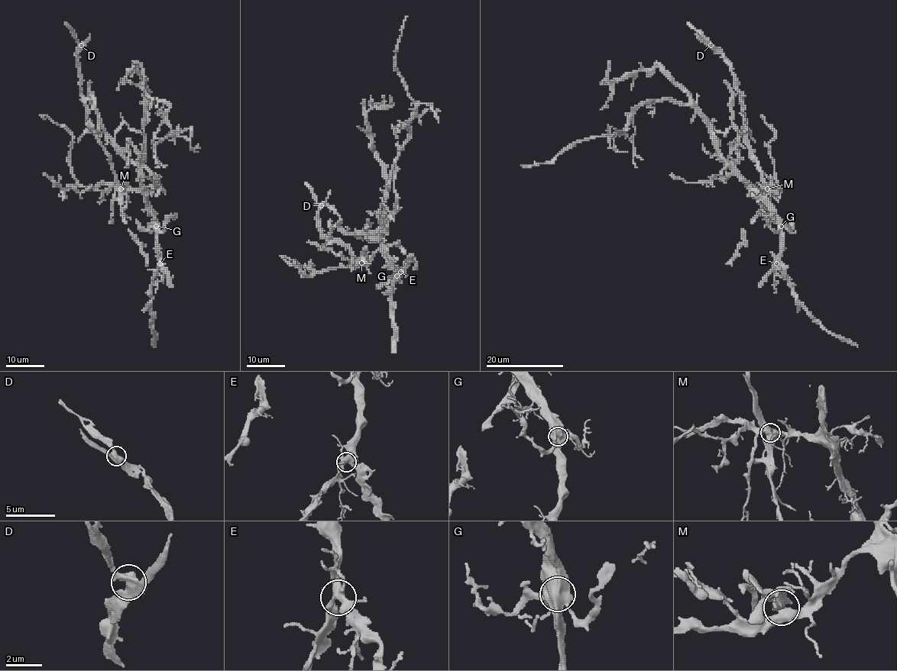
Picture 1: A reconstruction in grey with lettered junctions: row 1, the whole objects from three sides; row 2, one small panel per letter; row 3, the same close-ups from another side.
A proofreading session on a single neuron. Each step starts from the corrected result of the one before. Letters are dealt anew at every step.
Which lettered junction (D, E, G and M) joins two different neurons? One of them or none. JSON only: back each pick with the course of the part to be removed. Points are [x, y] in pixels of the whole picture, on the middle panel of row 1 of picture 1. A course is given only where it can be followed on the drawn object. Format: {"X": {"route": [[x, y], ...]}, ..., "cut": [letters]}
{"M": {"route": [[361, 262], [347, 246], [339, 242], [331, 242], [321, 234], [318, 214], [321, 206], [306, 183]]}, "cut": ["M"]}

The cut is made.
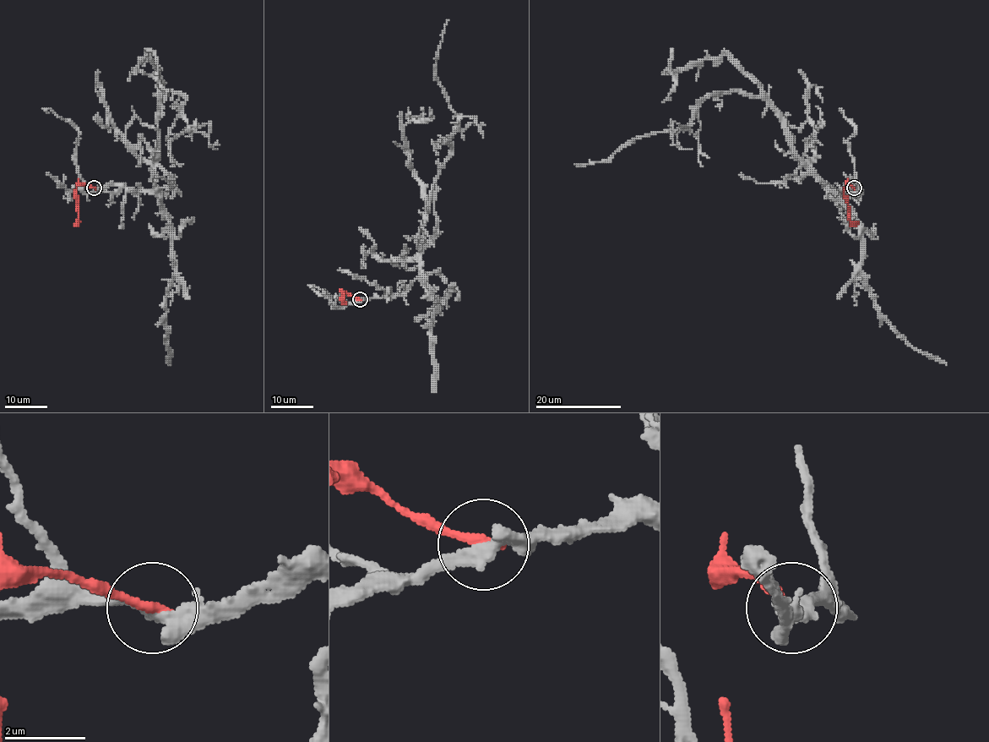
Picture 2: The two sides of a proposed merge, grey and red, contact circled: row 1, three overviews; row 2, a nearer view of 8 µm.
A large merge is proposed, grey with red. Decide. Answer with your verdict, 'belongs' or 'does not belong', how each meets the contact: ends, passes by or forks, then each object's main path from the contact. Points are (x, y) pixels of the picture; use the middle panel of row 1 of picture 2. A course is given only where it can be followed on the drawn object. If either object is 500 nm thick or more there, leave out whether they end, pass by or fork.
does not belong | grey passes by | red ends | grey via (360, 299), (397, 296), (421, 273), (422, 222), (455, 124), (457, 113), (434, 69), (448, 19) | red via (360, 299), (340, 290), (345, 303)

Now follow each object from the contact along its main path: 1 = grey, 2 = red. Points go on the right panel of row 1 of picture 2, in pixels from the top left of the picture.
1: (854, 188), (827, 186), (794, 153), (777, 112), (736, 90), (705, 97), (686, 128), (573, 163)
2: (854, 188), (847, 185), (844, 192), (848, 219), (852, 223), (858, 222)

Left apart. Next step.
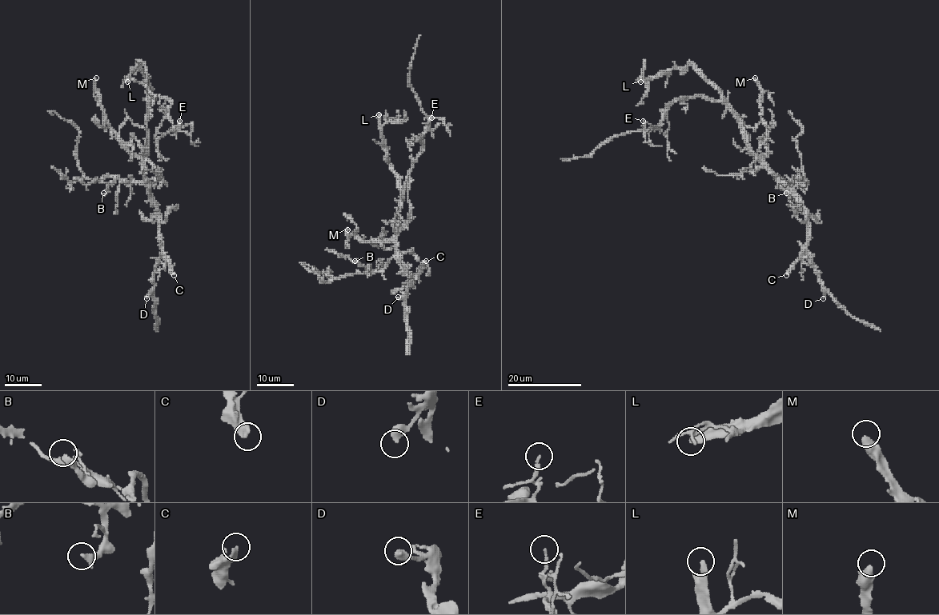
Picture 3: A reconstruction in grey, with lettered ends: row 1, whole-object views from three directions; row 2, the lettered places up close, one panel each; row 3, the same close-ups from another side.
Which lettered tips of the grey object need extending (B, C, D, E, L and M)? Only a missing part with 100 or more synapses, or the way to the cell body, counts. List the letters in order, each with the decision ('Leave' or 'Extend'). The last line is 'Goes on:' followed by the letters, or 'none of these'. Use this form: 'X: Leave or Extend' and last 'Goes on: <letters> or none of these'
B: Leave
C: Leave
D: Leave
E: Leave
L: Extend
M: Leave
Goes on: L

